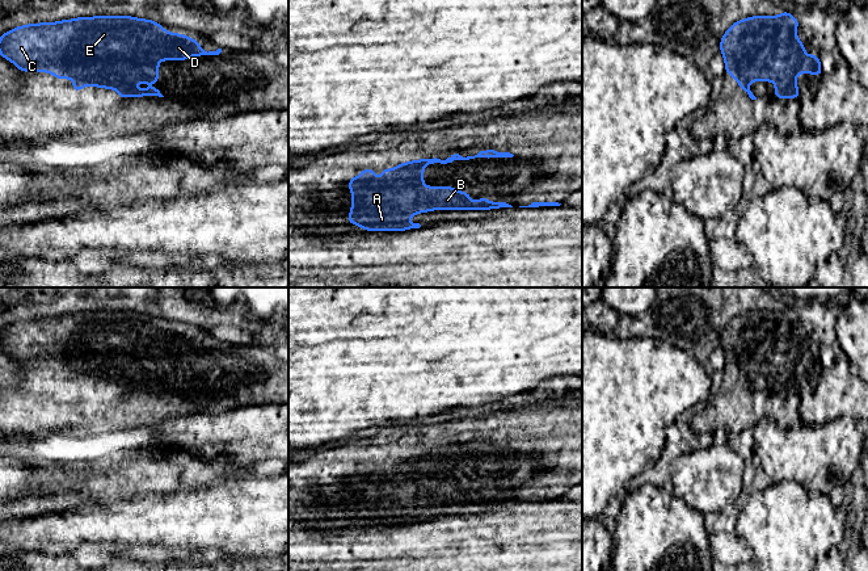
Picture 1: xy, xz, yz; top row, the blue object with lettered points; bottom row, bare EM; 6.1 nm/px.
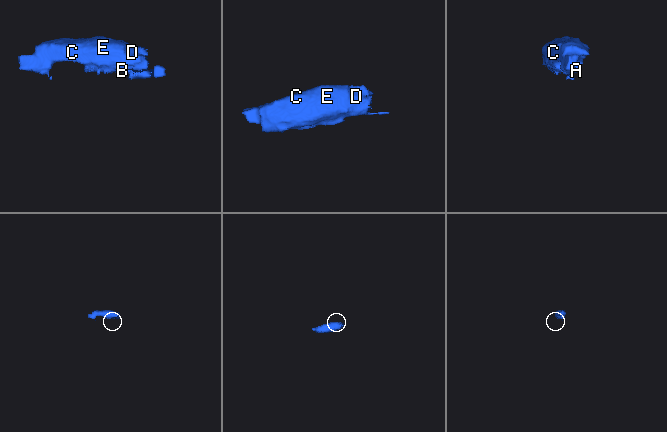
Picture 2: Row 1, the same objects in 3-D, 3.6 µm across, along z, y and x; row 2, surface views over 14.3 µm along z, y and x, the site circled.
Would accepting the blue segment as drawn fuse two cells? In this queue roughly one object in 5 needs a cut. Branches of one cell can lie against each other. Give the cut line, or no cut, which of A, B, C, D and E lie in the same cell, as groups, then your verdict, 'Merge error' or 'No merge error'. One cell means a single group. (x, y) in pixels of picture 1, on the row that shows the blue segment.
No split. Groups: A B C D E. No merge error

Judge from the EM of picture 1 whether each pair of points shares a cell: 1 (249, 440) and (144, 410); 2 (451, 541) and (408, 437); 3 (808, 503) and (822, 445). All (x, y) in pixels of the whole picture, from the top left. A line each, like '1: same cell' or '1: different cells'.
1: different cells
2: different cells
3: different cells

